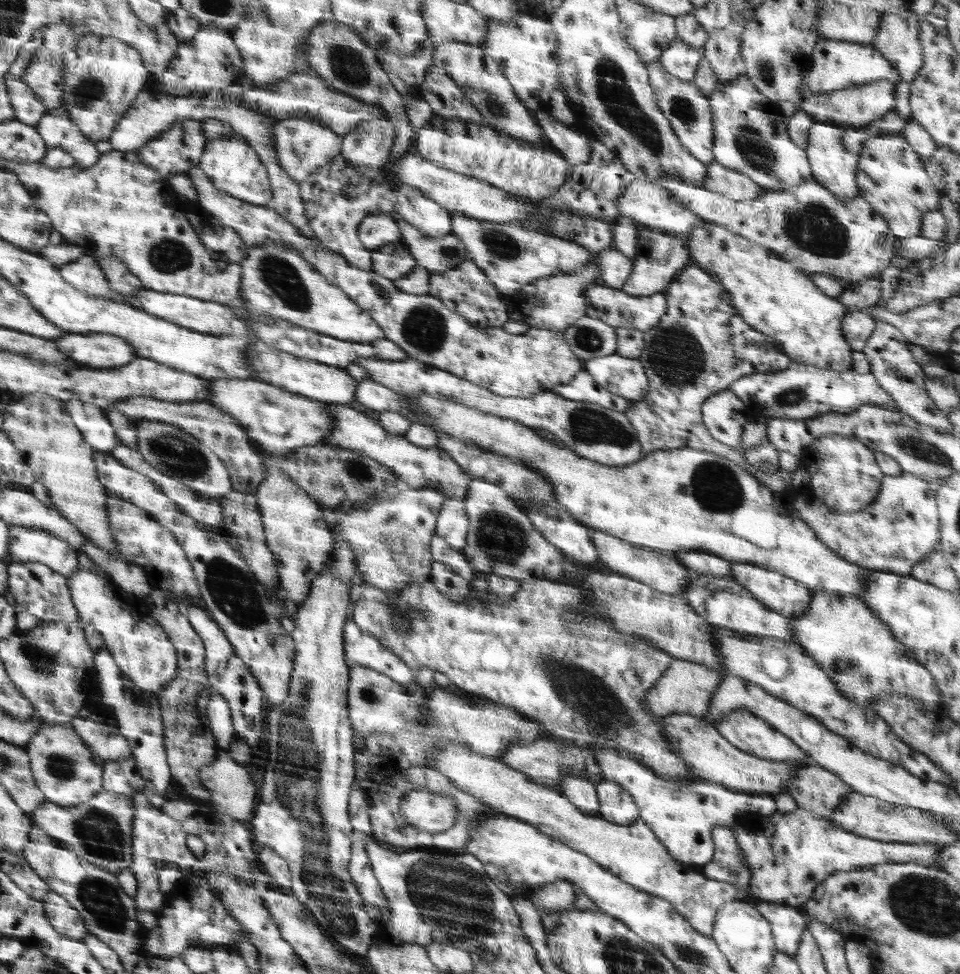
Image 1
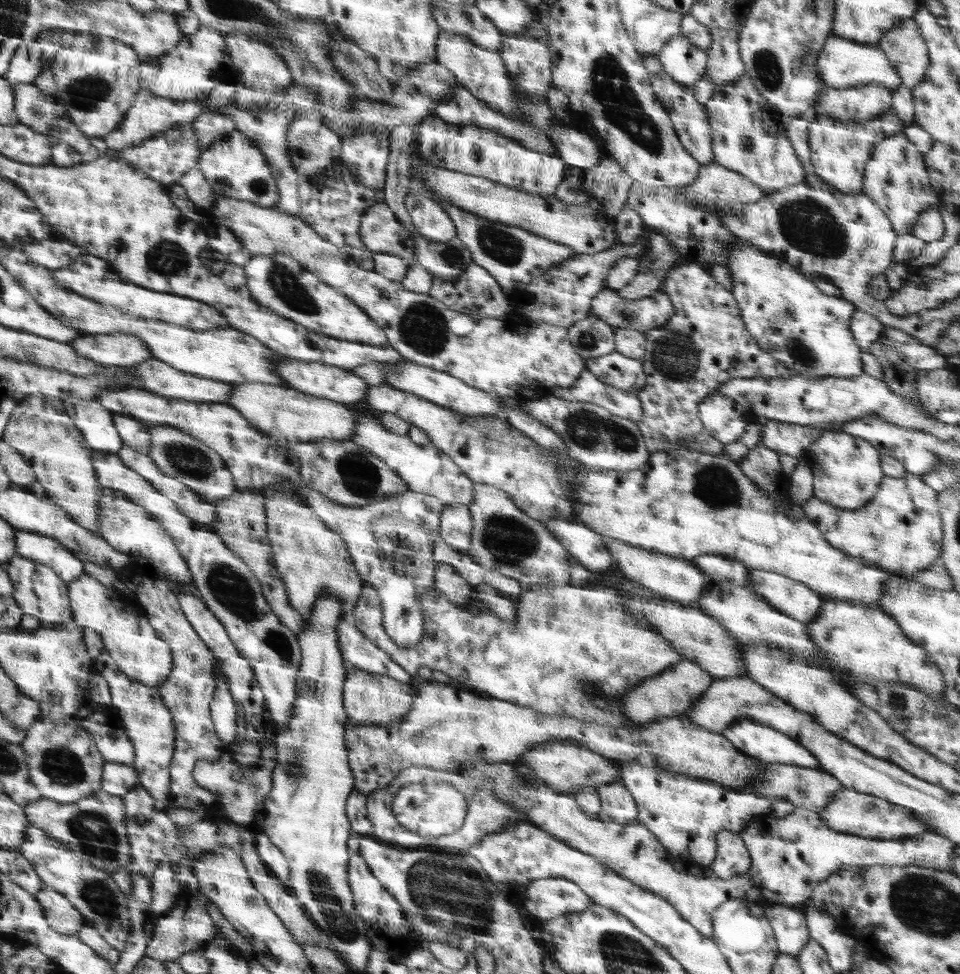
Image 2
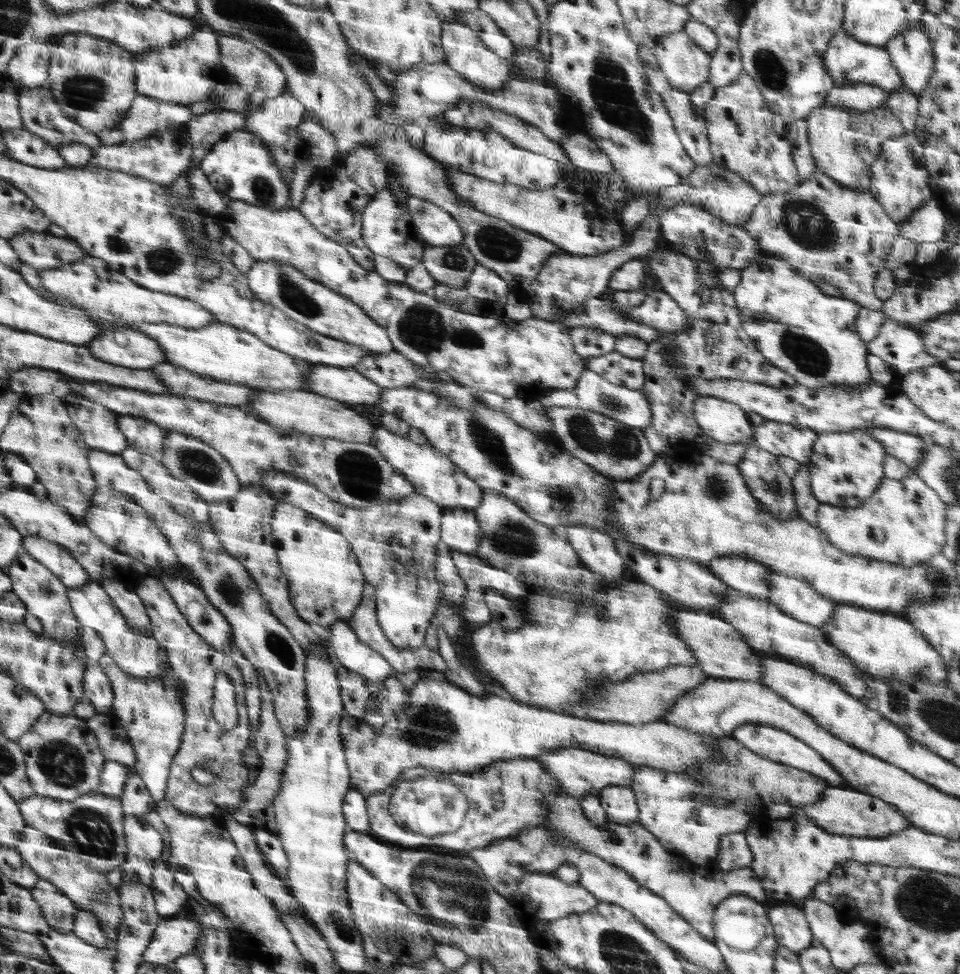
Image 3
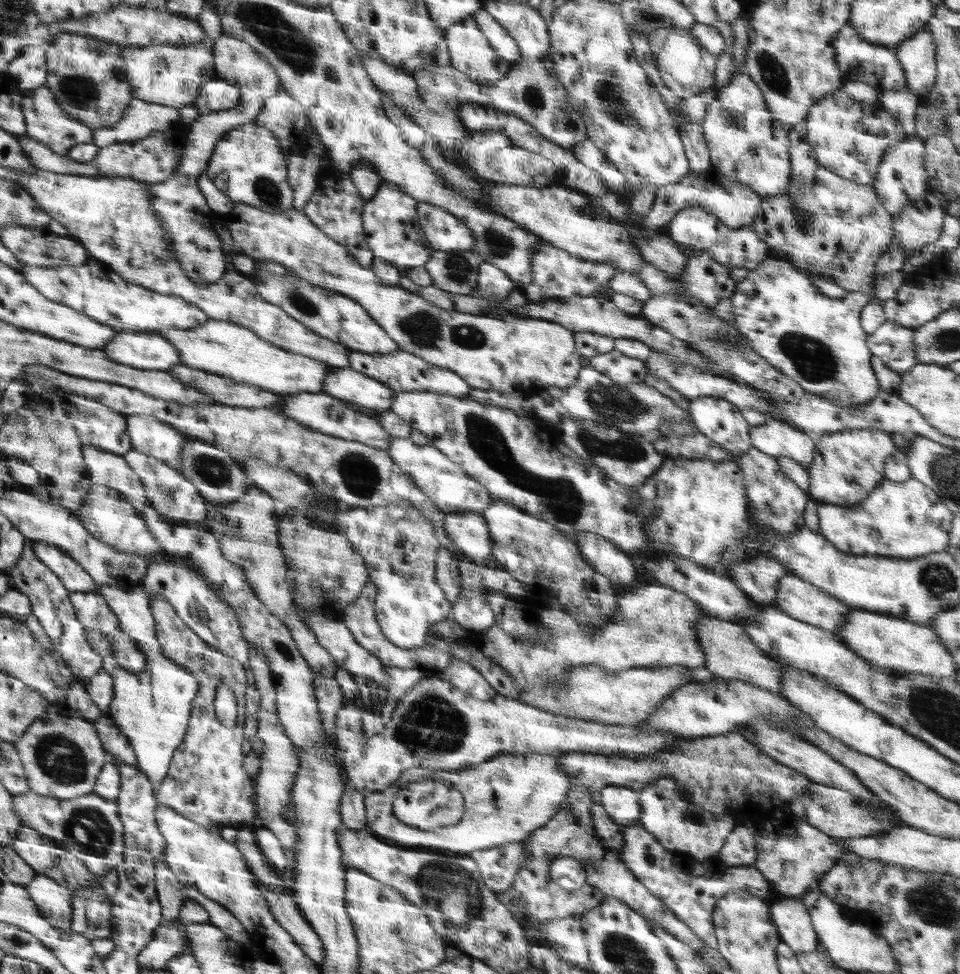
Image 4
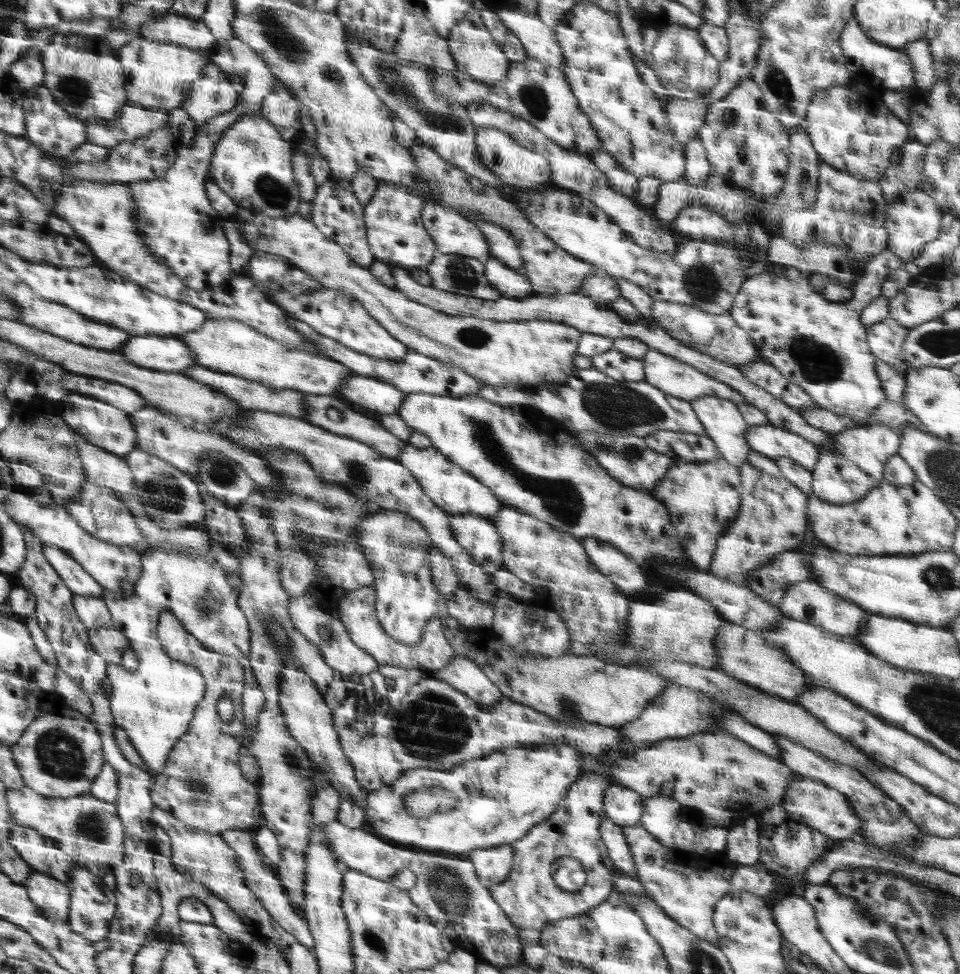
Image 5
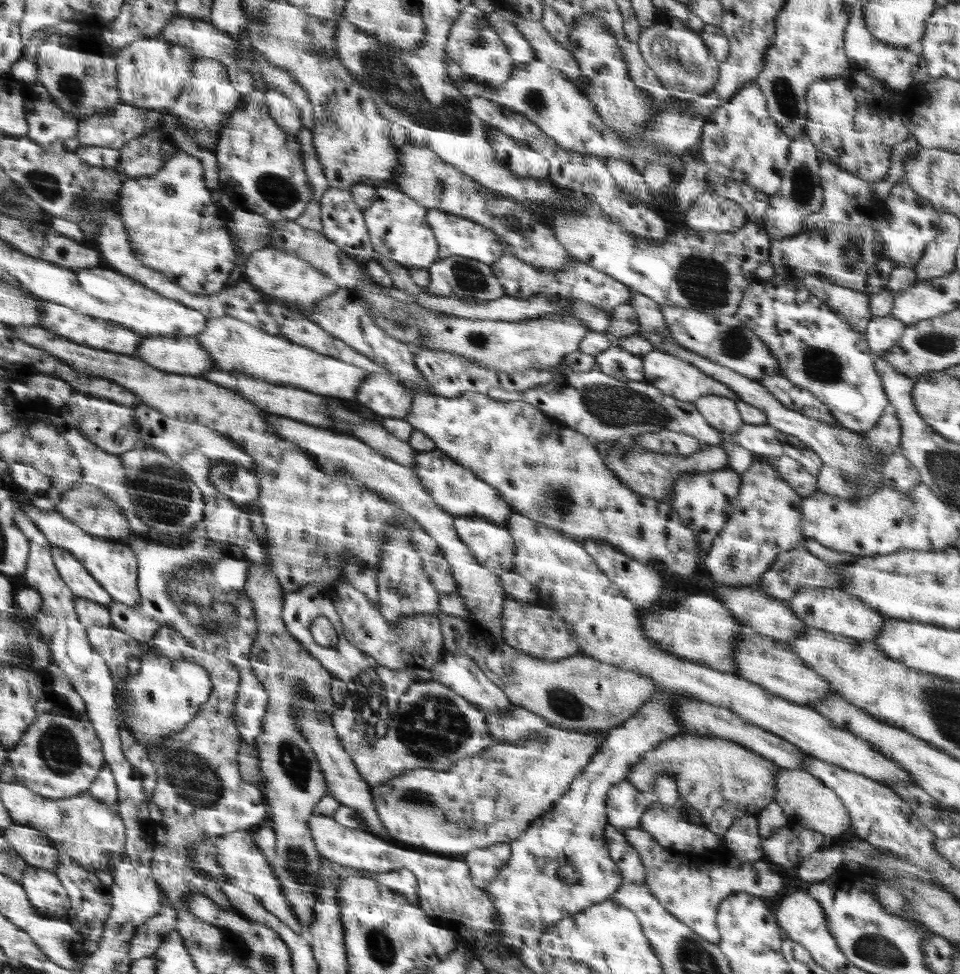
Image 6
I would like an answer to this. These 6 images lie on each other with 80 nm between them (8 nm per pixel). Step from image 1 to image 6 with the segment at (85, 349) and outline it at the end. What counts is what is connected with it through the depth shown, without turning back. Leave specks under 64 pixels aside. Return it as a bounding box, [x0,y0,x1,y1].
[135,336,217,376]

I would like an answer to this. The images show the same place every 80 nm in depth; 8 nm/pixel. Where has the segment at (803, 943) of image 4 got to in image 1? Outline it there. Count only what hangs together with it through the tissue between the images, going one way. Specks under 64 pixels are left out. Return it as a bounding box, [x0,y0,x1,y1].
[756,901,808,955]

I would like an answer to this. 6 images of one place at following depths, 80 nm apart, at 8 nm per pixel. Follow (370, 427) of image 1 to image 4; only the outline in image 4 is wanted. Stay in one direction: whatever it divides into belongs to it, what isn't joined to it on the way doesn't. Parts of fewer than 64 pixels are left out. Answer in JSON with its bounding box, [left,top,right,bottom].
[387,437,494,514]

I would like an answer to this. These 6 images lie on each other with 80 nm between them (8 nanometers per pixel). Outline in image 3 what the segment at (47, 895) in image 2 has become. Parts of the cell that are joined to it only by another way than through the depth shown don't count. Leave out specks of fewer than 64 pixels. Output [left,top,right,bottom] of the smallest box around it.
[34,880,78,934]

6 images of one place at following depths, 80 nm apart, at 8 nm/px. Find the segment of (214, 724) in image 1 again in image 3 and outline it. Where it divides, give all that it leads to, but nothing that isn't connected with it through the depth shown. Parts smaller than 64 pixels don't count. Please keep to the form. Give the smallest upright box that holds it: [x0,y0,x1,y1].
[213,673,239,731]

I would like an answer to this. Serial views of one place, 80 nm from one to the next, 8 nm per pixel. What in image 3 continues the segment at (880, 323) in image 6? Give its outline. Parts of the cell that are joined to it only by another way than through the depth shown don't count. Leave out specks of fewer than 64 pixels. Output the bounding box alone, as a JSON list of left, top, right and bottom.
[867,319,942,376]

